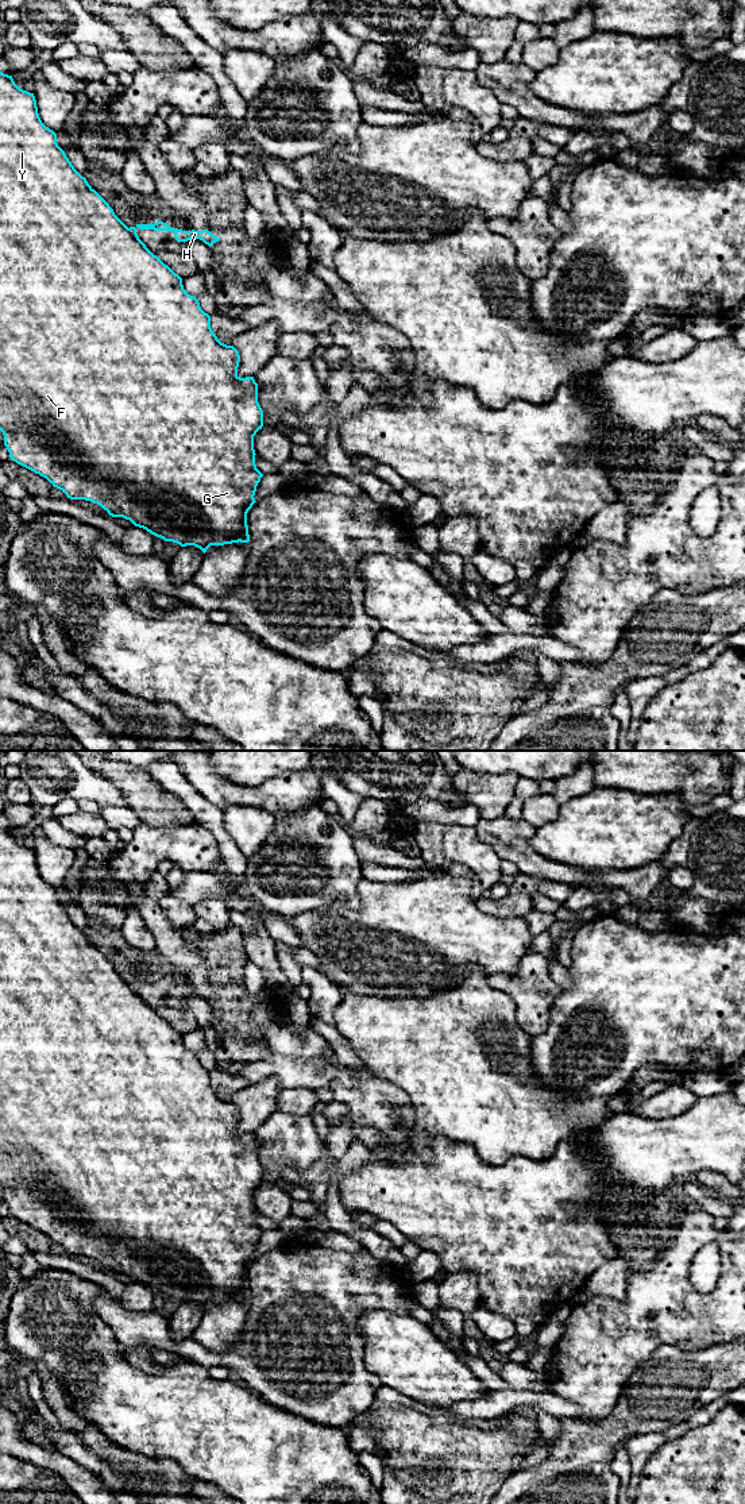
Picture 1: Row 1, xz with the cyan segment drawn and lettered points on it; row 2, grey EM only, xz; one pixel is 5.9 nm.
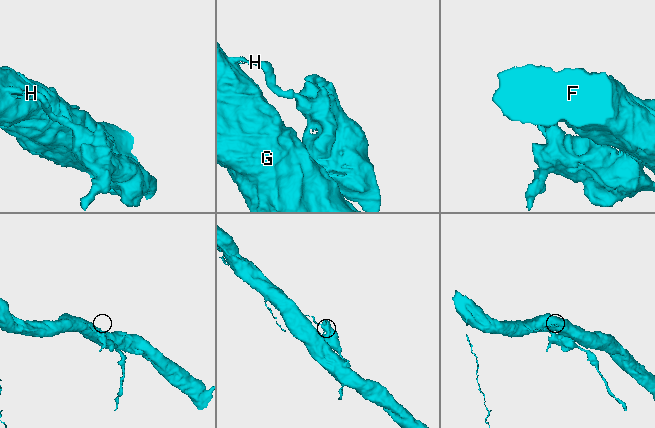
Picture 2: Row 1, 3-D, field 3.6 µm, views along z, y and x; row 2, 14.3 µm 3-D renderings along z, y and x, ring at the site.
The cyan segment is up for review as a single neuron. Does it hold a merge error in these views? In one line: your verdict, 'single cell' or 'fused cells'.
fused cells

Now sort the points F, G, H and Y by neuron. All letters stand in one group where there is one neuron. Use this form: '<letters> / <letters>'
F G Y / H

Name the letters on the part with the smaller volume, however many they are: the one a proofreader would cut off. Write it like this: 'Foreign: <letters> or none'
Foreign: H

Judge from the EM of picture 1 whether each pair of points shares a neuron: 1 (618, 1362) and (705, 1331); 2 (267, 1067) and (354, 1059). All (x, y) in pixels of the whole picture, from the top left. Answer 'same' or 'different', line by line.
1: same
2: different

